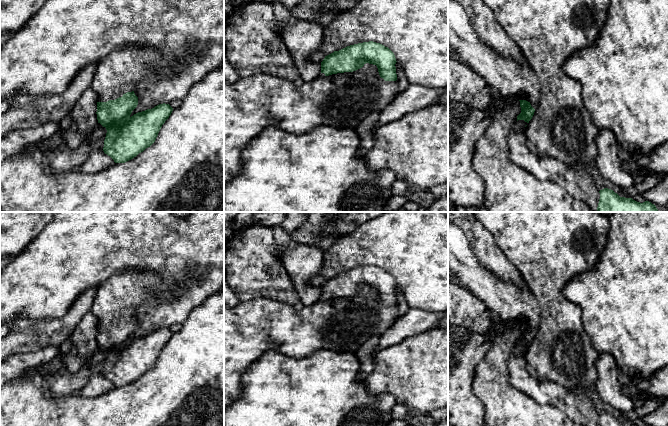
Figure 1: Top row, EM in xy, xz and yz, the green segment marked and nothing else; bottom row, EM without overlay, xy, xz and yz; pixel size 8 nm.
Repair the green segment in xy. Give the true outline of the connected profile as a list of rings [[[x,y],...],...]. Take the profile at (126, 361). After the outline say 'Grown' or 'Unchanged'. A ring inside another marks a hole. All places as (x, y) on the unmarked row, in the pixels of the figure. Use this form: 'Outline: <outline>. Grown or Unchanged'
Outline: [[[130,269],[111,276],[96,291],[91,312],[98,322],[96,336],[98,347],[107,354],[103,375],[115,387],[125,387],[150,371],[173,335],[169,328],[163,327],[131,339],[138,329],[138,321],[134,315],[158,284],[159,278],[153,272]]]. Grown

